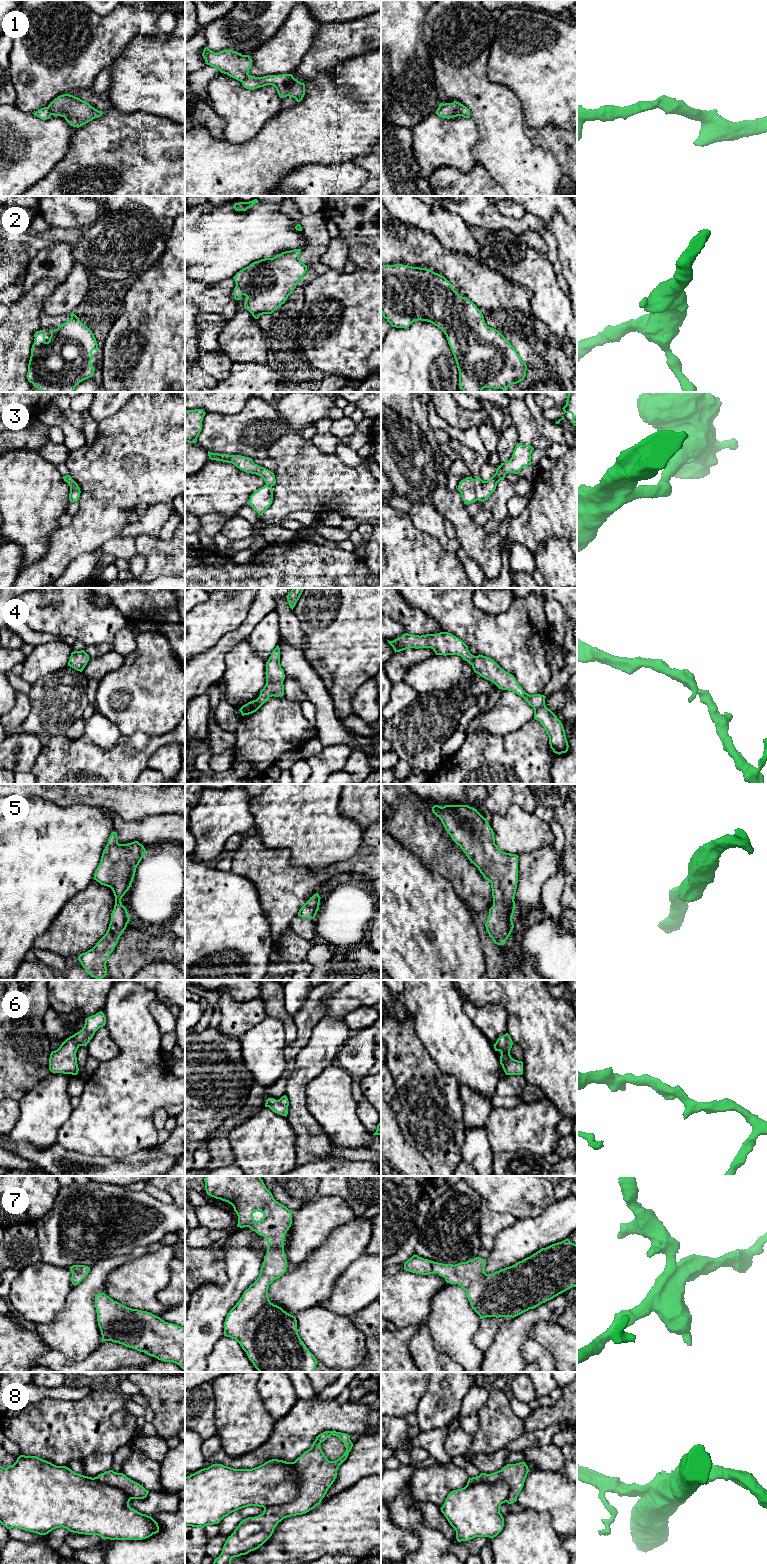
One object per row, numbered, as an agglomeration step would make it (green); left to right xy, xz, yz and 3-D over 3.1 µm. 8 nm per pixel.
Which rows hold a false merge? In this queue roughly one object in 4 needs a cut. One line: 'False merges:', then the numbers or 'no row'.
False merges: 8

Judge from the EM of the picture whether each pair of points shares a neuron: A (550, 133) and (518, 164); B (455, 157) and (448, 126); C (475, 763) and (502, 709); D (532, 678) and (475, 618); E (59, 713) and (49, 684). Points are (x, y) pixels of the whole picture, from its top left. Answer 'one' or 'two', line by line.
A: two
B: one
C: two
D: one
E: one

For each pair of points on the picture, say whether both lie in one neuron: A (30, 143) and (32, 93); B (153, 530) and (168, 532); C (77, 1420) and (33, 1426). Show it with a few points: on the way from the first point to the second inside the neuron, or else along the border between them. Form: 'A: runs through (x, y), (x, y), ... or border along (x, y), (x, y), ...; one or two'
A: border along (13, 104), (22, 111), (32, 113); two
B: border along (174, 512), (162, 526), (157, 536); two
C: runs through (66, 1423), (49, 1423), (44, 1426); one

